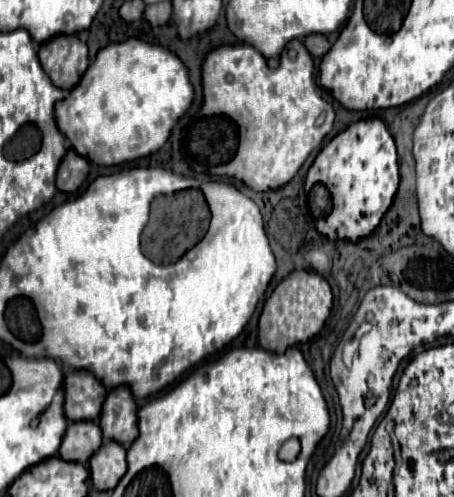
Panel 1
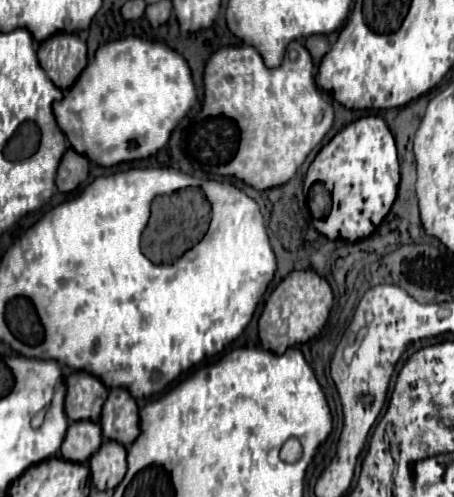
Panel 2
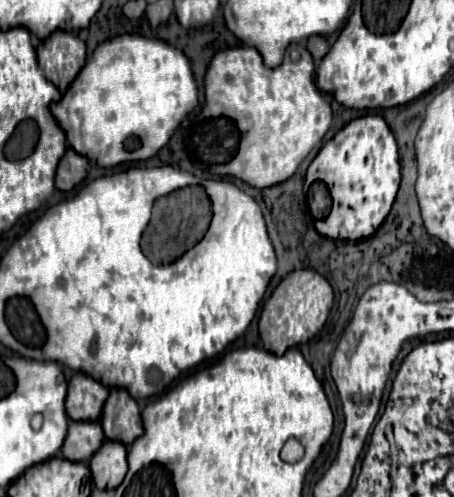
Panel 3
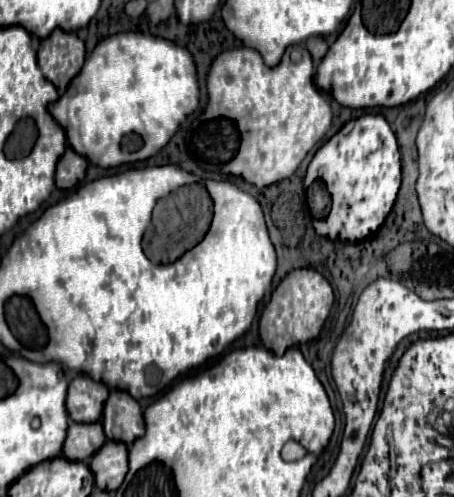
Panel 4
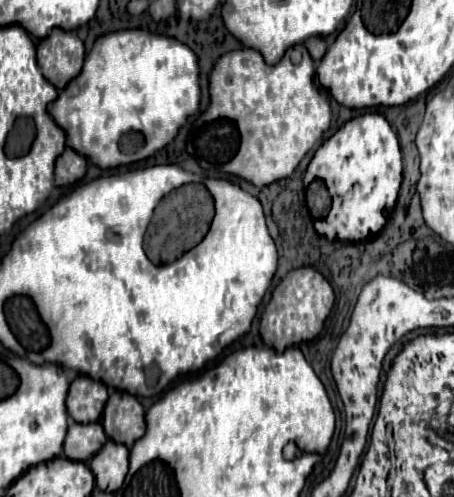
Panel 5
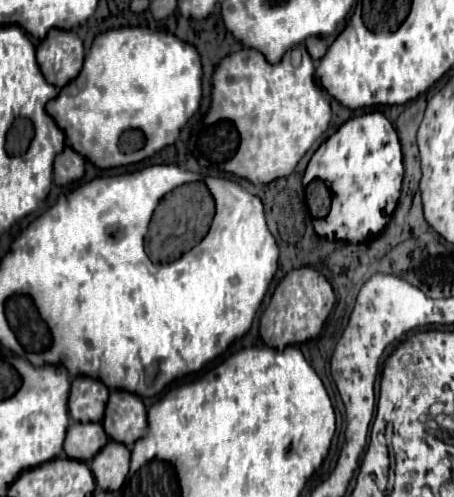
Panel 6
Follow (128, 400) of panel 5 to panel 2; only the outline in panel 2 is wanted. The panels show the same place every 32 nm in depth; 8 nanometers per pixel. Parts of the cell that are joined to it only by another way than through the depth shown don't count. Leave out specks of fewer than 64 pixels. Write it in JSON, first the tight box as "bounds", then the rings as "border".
{"bounds":[100,388,140,448],"border":[[[112,388],[102,408],[100,418],[102,434],[108,440],[116,440],[126,448],[140,434],[138,406],[126,388]]]}

